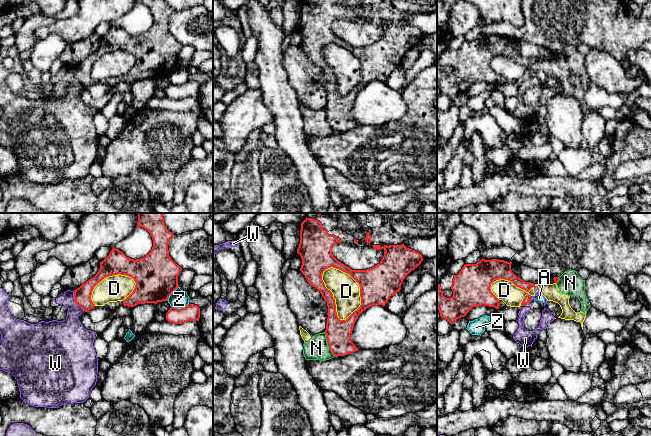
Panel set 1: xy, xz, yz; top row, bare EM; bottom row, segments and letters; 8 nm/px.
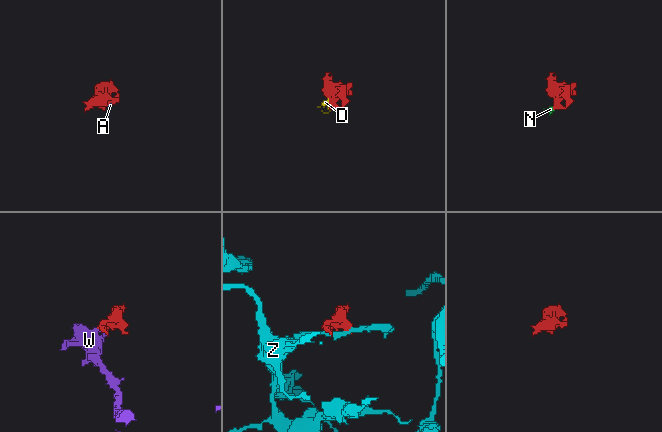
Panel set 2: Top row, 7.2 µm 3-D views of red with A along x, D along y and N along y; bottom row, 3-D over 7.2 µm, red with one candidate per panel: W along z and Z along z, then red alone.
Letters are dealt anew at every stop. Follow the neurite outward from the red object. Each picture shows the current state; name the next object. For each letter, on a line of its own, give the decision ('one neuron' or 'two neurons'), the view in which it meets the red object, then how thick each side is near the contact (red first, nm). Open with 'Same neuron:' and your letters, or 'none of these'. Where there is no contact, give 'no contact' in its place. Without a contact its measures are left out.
Same neuron: A
A: one neuron; meets red in yz; 60 nm thick on the red side, 60 nm on the other
D: two neurons; meets red in xz; 150 nm thick on the red side, 220 nm on the other
N: two neurons; meets red in xz; 220 nm thick on the red side, 190 nm on the other
W: two neurons; meets red in xy; 140 nm thick on the red side, 220 nm on the other
Z: two neurons; meets red in xy; 140 nm thick on the red side, 150 nm on the other

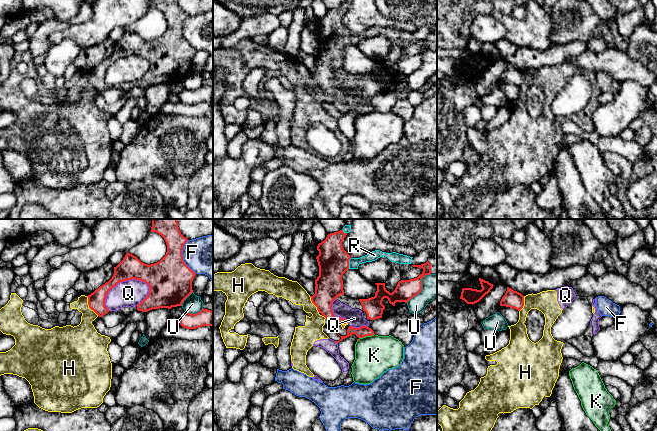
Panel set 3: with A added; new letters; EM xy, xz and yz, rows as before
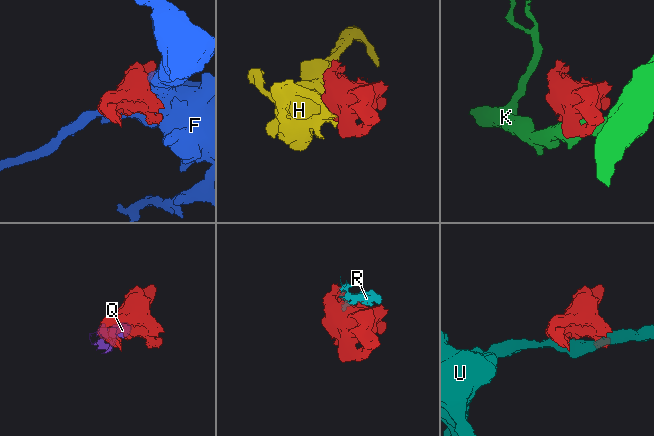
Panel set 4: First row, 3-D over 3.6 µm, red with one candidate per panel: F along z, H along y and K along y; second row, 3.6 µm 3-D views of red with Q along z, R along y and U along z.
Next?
Same neuron: R
F: two neurons; meets red in xy; 360 nm thick on the red side, 320 nm on the other
H: two neurons; meets red in xy; 140 nm thick on the red side, 220 nm on the other
K: two neurons; meets red in xz; 90 nm thick on the red side, 320 nm on the other
Q: two neurons; meets red in xy; 180 nm thick on the red side, 220 nm on the other
R: one neuron; meets red in xz; 260 nm thick on the red side, 80 nm on the other
U: two neurons; meets red in xz; 160 nm thick on the red side, 180 nm on the other

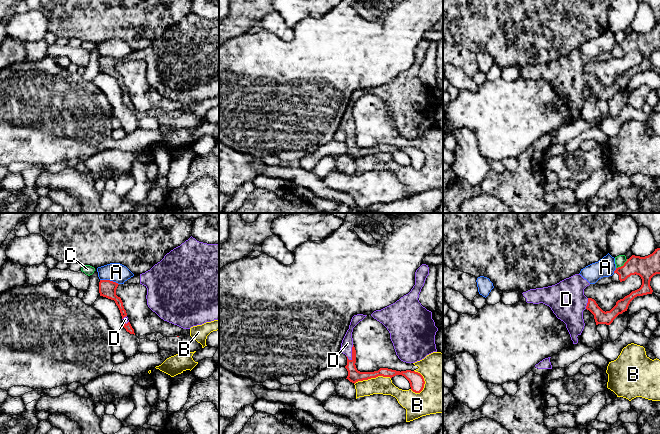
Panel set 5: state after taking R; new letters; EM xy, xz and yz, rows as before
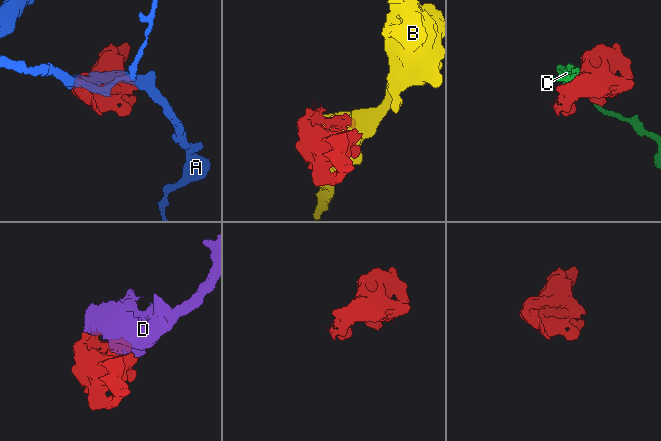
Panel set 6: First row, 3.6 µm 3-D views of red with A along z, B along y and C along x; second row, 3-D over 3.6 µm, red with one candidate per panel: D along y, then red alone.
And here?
Same neuron: D
A: two neurons; meets red in xy; 140 nm thick on the red side, 160 nm on the other
B: two neurons; meets red in xz; 100 nm thick on the red side, 140 nm on the other
C: two neurons; meets red in yz; 180 nm thick on the red side, 80 nm on the other
D: one neuron; meets red in xz; 100 nm thick on the red side, 100 nm on the other

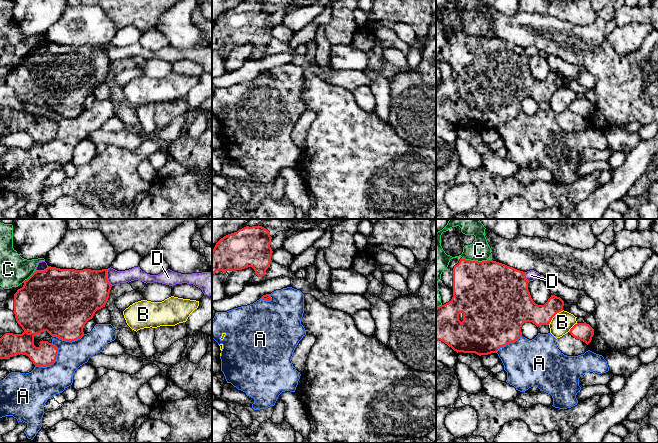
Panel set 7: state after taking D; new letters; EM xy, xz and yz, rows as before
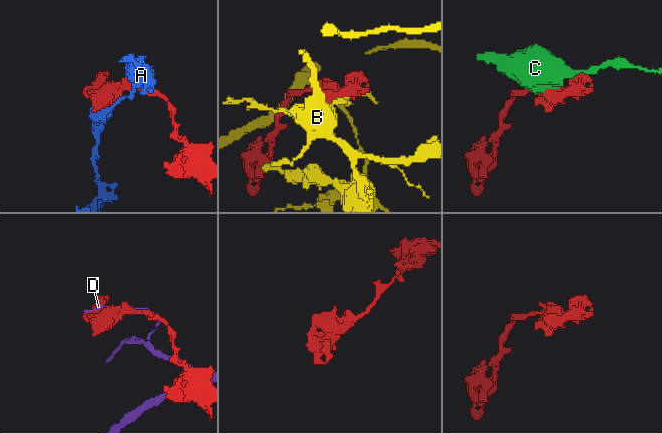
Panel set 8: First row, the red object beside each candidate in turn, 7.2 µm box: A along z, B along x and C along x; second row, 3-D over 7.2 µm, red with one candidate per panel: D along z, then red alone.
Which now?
Same neuron: none of these
A: two neurons; meets red in xy; 170 nm thick on the red side, 280 nm on the other
B: two neurons; meets red in yz; 200 nm thick on the red side, 170 nm on the other
C: two neurons; meets red in yz; 480 nm thick on the red side, 170 nm on the other
D: two neurons; meets red in xy; 380 nm thick on the red side, 120 nm on the other

